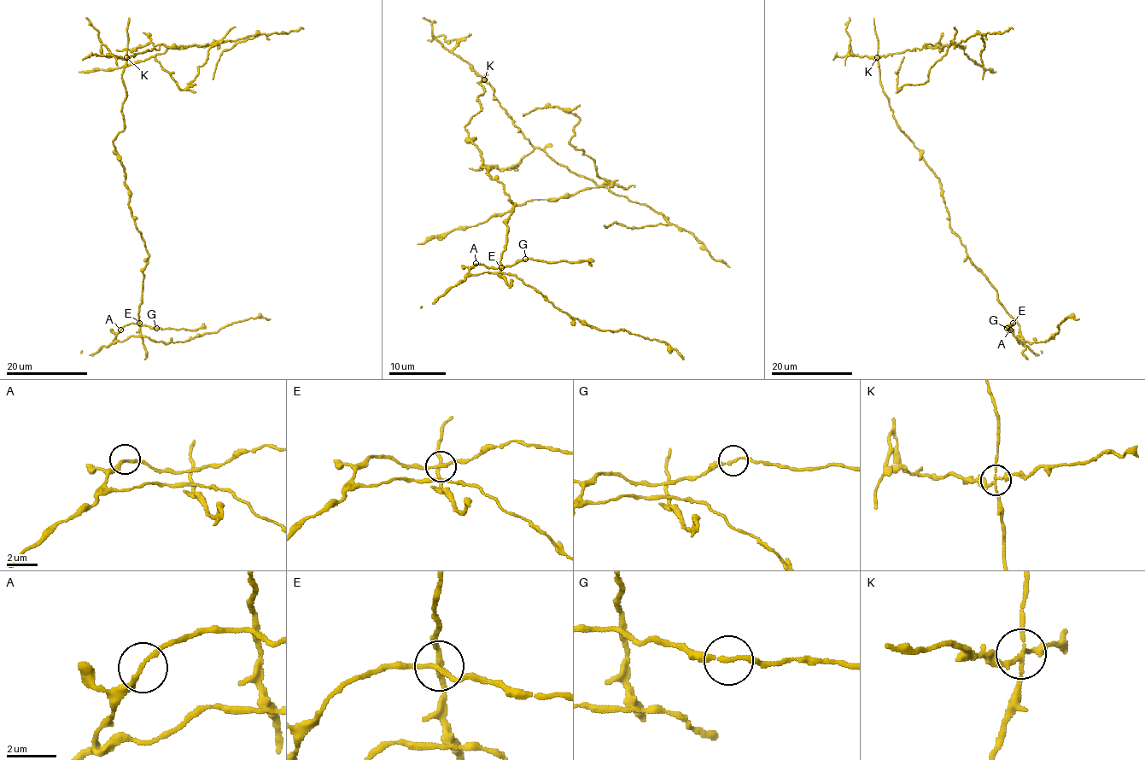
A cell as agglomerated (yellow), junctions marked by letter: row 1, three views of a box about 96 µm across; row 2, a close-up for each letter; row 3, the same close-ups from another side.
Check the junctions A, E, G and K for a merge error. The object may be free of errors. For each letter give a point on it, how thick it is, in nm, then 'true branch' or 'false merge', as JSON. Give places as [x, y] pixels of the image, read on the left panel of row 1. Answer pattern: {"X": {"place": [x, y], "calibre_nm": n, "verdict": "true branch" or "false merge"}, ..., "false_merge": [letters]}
{"A": {"place": [120, 330], "calibre_nm": 170, "verdict": "true branch"}, "E": {"place": [139, 323], "calibre_nm": 150, "verdict": "true branch"}, "G": {"place": [156, 328], "calibre_nm": 170, "verdict": "true branch"}, "K": {"place": [126, 57], "calibre_nm": 150, "verdict": "false merge"}, "false_merge": ["K"]}

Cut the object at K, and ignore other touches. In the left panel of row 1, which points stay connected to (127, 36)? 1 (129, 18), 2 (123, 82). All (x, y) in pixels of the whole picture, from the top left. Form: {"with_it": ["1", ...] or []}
{"with_it": ["1", "2"]}

